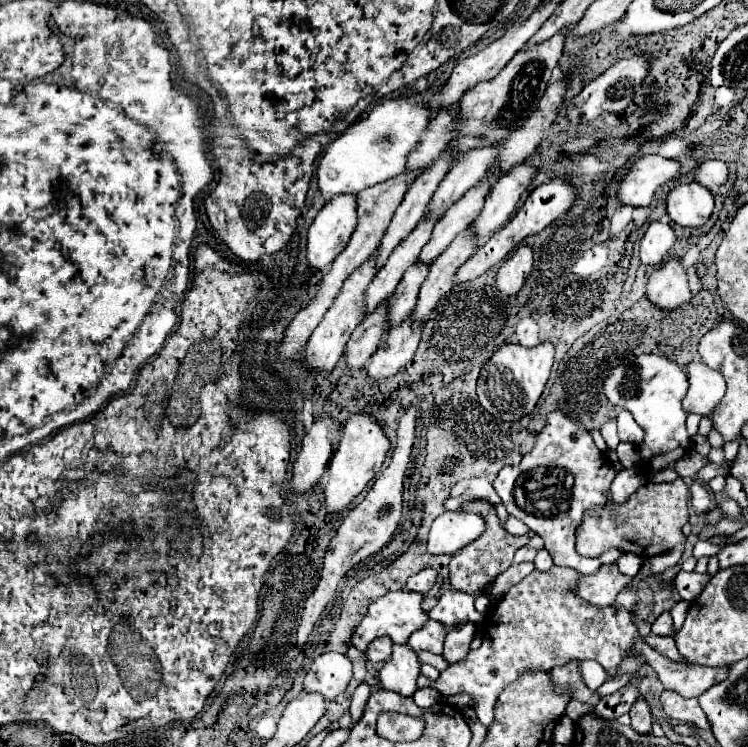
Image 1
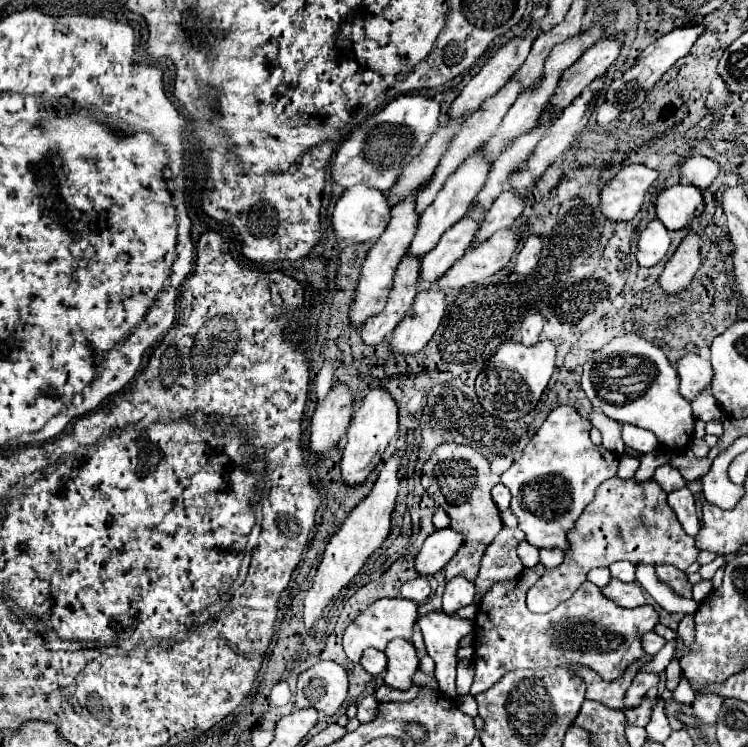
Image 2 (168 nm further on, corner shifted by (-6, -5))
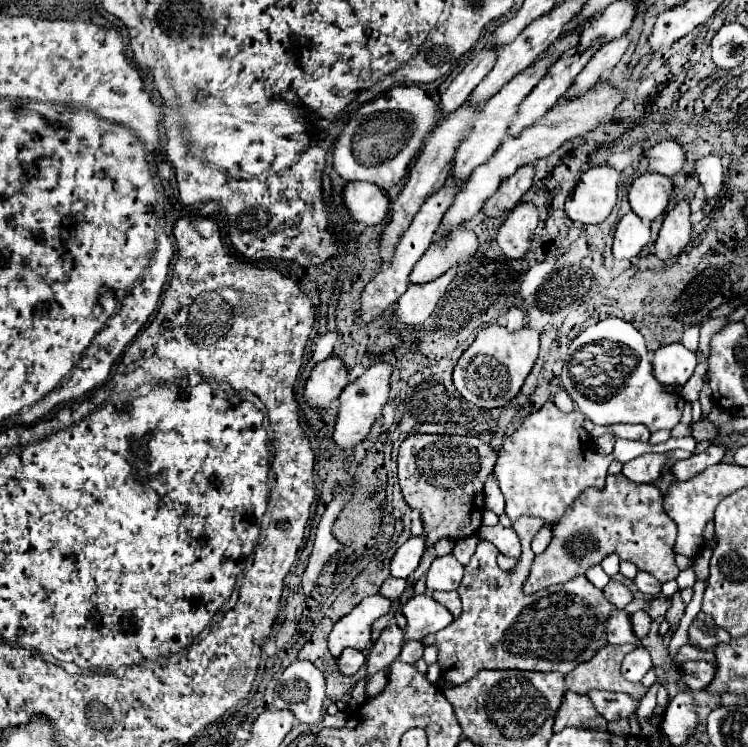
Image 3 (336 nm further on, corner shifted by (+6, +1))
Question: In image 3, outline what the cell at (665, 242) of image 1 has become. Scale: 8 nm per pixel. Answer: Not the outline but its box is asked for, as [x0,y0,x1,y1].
[612,211,650,259]

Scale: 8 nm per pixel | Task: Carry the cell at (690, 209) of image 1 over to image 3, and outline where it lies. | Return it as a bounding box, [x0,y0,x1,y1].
[628,173,672,221]

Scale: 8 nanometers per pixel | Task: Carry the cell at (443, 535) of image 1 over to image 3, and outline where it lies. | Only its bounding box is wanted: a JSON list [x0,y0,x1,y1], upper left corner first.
[390,537,424,577]

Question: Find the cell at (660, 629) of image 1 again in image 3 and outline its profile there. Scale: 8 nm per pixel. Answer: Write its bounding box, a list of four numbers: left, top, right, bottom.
[630,611,652,639]

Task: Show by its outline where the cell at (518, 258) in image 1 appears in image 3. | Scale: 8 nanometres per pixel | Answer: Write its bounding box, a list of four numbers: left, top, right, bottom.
[496,201,538,259]

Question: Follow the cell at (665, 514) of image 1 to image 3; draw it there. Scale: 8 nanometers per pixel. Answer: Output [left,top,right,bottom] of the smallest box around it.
[524,473,680,593]

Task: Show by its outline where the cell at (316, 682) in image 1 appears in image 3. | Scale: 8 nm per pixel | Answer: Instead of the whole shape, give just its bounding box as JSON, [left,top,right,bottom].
[274,661,324,725]

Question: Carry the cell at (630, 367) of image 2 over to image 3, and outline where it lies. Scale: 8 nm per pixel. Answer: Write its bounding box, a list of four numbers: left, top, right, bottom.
[562,319,682,433]

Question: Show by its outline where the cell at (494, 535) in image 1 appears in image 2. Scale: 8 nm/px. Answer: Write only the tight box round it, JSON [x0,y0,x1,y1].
[422,443,504,583]

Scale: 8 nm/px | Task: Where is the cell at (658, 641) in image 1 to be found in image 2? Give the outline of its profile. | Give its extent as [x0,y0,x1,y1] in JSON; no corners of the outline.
[642,631,666,655]

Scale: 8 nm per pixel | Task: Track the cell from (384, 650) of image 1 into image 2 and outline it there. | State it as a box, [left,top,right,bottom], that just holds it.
[360,649,388,677]

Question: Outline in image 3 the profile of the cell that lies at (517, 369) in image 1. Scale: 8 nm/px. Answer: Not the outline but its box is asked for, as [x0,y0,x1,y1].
[452,325,540,409]

